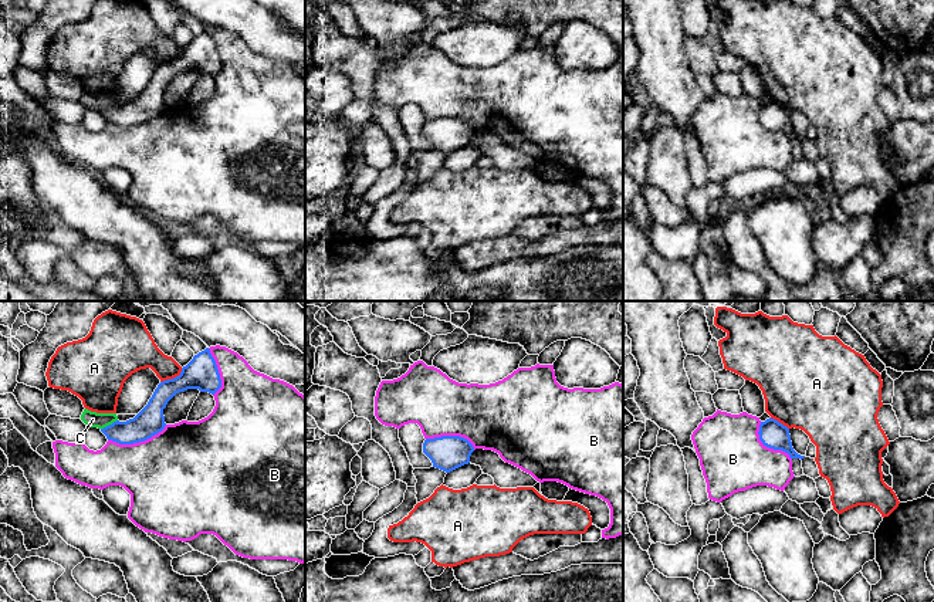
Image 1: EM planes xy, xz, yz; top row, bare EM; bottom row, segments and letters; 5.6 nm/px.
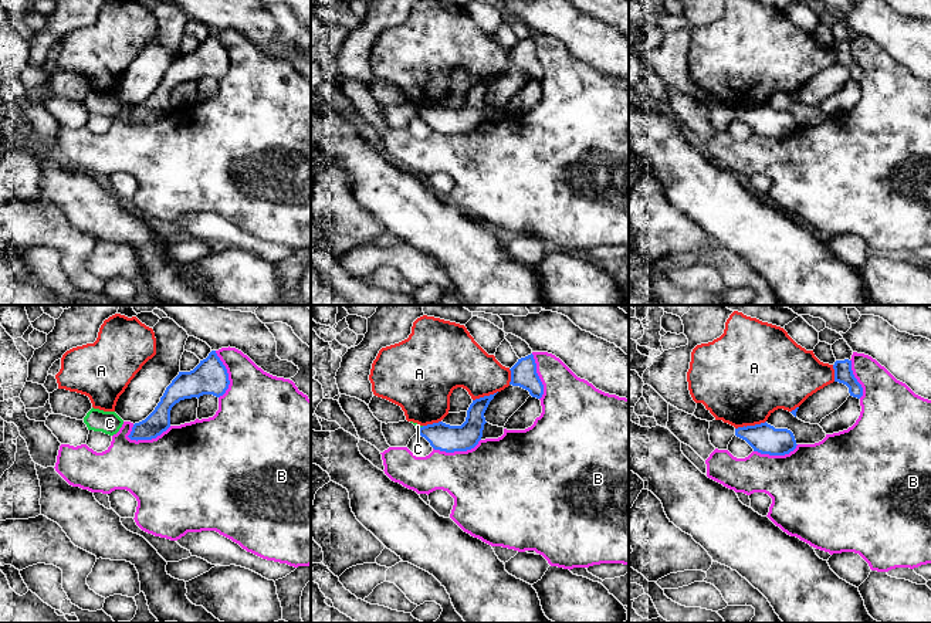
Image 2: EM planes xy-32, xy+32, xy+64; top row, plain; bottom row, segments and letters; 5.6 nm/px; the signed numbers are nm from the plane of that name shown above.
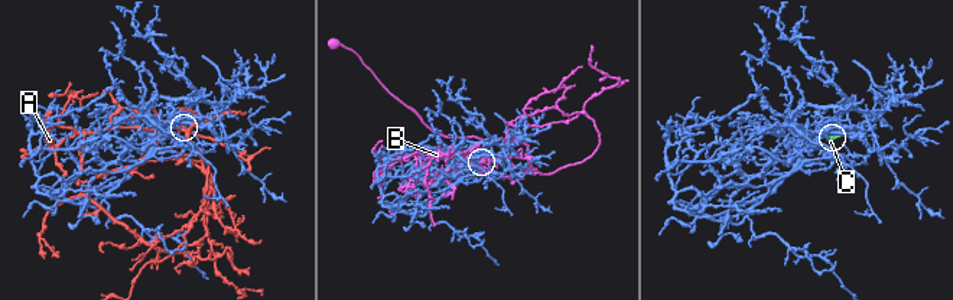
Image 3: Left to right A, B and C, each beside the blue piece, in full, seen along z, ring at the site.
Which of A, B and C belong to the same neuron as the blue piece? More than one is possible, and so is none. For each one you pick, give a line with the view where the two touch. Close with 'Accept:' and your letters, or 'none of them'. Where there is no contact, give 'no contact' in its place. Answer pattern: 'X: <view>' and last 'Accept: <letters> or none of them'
Accept: none of them

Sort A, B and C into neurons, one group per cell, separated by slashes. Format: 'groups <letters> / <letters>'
groups A / B / C

